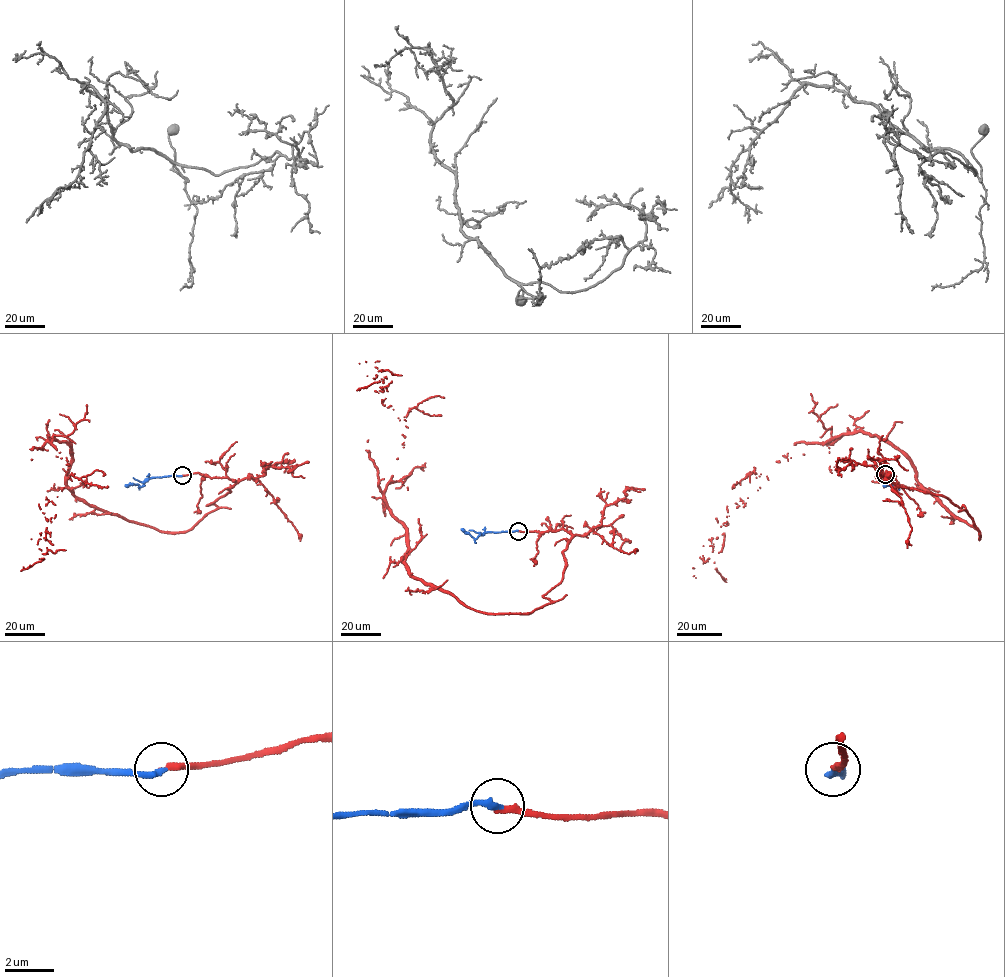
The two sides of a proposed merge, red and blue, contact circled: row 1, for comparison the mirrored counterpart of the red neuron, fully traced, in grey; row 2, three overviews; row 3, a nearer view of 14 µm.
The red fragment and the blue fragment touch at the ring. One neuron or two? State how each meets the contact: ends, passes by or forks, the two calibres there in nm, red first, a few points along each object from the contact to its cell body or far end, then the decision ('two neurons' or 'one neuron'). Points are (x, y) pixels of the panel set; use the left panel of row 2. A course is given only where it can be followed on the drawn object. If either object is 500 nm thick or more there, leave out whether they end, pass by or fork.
red ends | blue ends | 280/280 nm | red via (182, 475), (236, 482), (162, 532), (80, 500), (48, 440), (56, 551), (23, 567) | blue via (182, 475), (150, 477), (141, 486), (125, 485) | one neuron

